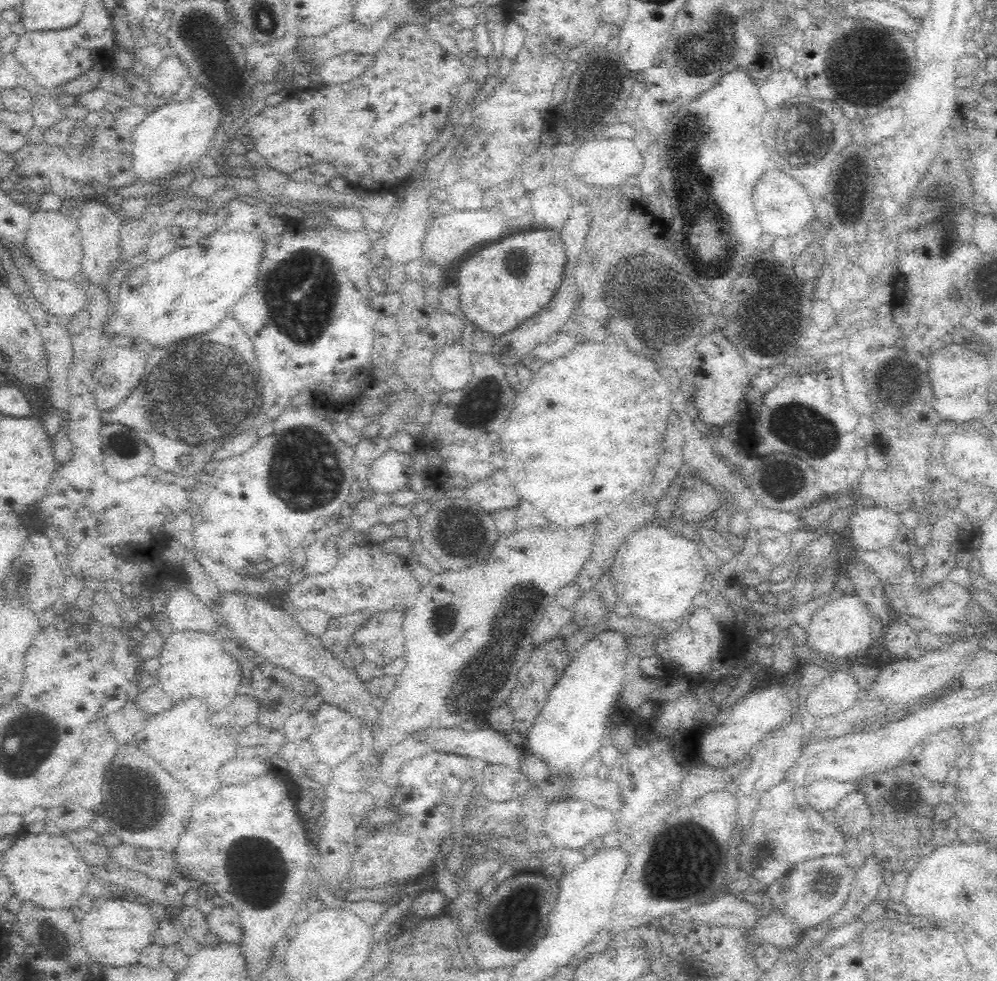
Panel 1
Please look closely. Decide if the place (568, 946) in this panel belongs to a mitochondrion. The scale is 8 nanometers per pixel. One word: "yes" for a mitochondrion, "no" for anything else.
no

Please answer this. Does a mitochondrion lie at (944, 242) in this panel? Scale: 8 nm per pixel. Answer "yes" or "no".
yes

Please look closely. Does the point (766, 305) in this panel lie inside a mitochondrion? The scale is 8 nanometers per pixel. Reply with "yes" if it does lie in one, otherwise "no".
yes

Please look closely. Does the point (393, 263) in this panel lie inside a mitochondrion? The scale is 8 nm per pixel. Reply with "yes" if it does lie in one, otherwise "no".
no

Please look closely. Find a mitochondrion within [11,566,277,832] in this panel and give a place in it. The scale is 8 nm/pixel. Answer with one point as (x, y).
(134, 808)

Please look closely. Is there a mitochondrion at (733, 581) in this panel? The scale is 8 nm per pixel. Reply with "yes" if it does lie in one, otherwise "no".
no

